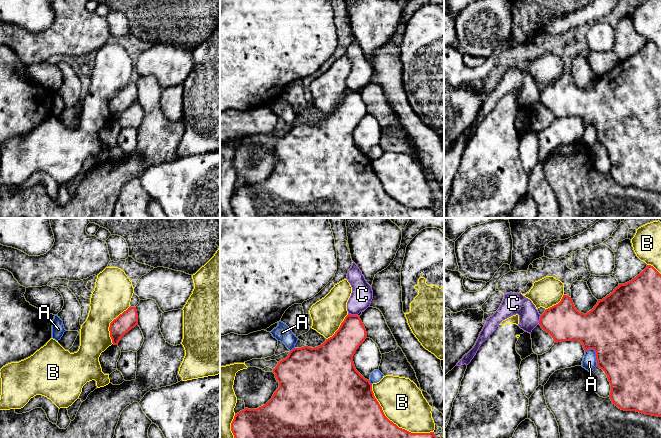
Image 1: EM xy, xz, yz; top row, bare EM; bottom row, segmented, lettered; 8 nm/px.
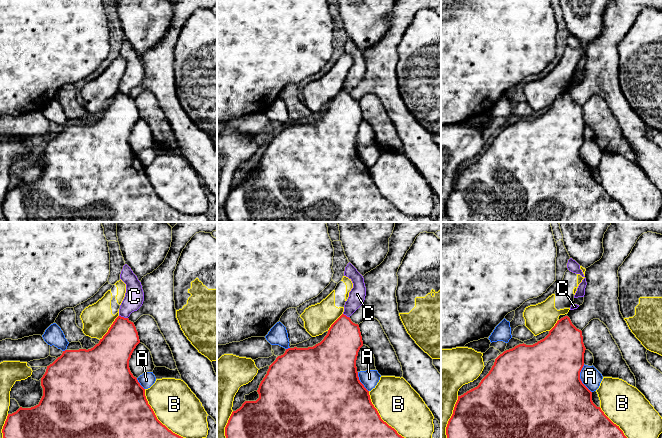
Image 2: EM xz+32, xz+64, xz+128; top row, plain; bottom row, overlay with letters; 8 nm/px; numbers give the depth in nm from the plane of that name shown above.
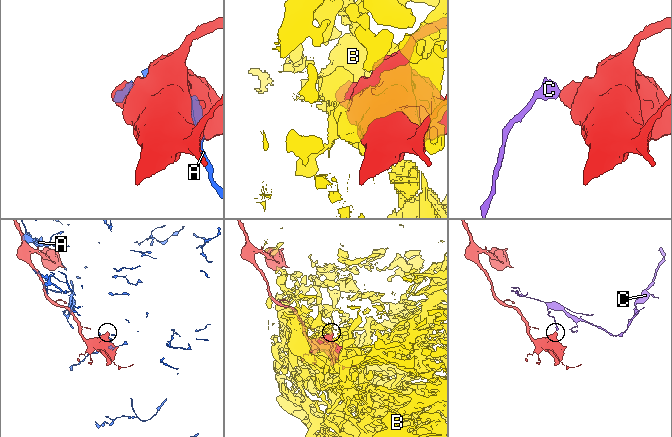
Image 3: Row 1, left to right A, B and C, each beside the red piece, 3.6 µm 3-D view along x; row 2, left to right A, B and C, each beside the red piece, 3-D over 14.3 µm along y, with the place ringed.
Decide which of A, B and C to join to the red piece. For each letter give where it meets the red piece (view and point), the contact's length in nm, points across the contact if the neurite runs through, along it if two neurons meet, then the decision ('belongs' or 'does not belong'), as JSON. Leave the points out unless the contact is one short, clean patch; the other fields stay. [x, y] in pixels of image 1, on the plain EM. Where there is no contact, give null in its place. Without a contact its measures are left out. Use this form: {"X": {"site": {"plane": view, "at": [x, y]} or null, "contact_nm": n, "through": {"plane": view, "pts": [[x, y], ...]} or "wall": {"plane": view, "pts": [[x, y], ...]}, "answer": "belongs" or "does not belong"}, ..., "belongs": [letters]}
{"A": {"site": {"plane": "yz", "at": [596, 132]}, "contact_nm": 170, "answer": "does not belong"}, "B": {"site": {"plane": "xz", "at": [393, 199]}, "contact_nm": 650, "answer": "does not belong"}, "C": {"site": {"plane": "xz", "at": [353, 91]}, "contact_nm": 80, "wall": {"plane": "xz", "pts": [[348, 89], [357, 91]]}, "answer": "does not belong"}, "belongs": []}

